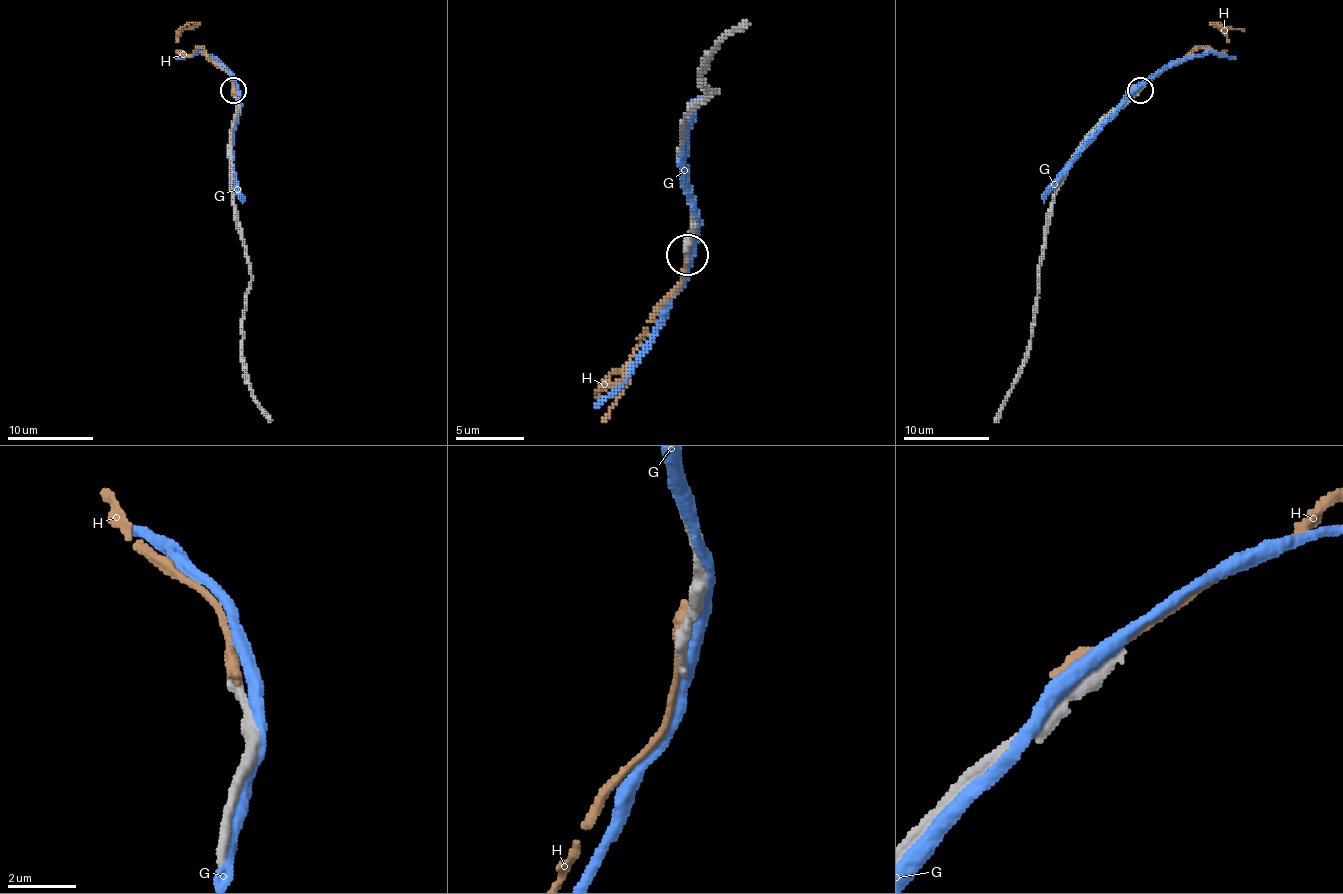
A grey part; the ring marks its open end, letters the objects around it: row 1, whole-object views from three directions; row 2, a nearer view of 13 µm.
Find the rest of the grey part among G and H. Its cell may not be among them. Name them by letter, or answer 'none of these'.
none of these

